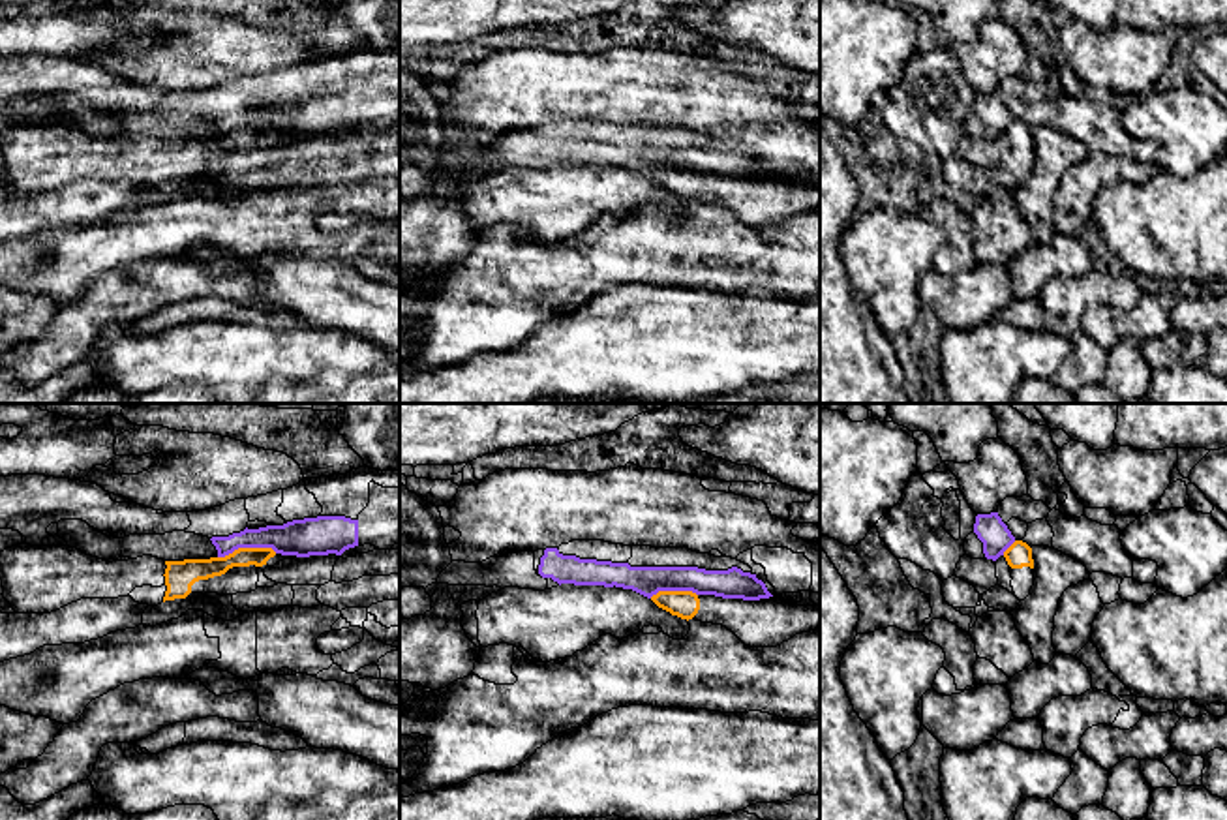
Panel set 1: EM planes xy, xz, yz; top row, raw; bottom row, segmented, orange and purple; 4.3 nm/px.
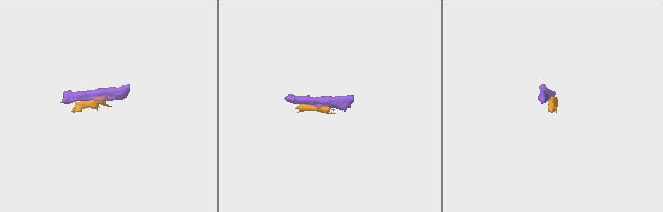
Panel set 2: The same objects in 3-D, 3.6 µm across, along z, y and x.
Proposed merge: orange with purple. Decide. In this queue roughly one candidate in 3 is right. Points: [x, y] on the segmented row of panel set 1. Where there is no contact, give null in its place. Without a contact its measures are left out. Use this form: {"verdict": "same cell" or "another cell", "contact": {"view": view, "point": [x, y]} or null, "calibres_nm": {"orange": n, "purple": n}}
{"verdict": "another cell", "contact": {"view": "xy", "point": [246, 548]}, "calibres_nm": {"orange": 100, "purple": 160}}

